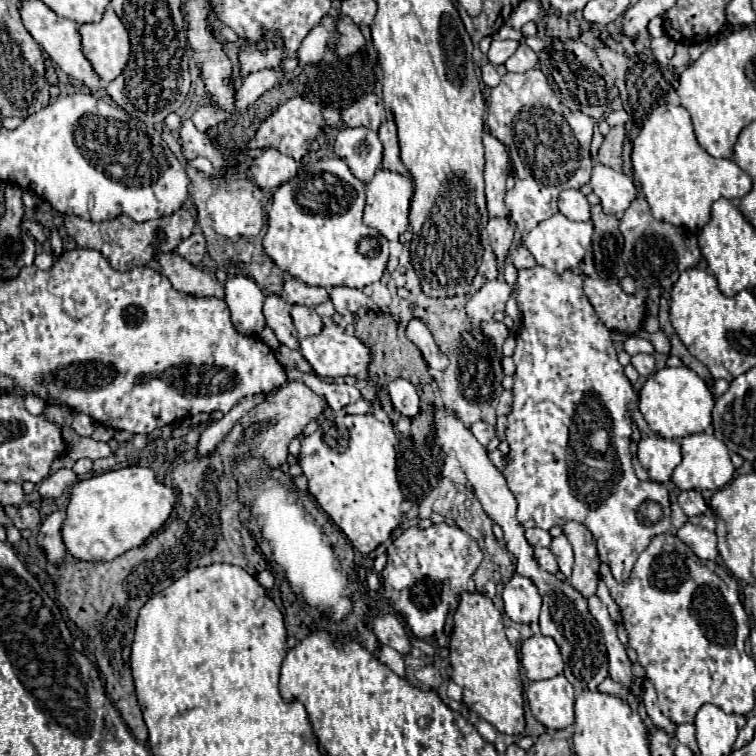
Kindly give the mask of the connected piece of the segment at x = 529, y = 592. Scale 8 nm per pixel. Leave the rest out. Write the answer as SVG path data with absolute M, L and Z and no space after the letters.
M514 575L504 585L502 597L504 597L504 611L512 621L524 623L536 629L542 599L538 595L536 585L528 577Z

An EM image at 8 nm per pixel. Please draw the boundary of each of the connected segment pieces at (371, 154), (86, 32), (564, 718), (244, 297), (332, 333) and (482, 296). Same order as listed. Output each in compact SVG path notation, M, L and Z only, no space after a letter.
M366 127L342 129L334 141L334 153L362 183L370 183L382 163L382 143L378 135Z
M108 7L98 23L80 25L78 33L82 37L82 53L100 81L110 83L118 77L130 55L130 39L114 9Z
M564 675L530 683L526 699L534 719L548 731L566 729L574 723L574 687Z
M234 277L226 281L226 305L232 313L232 323L242 335L260 335L266 321L262 315L264 293L250 277Z
M336 323L324 325L324 329L322 329L320 335L300 339L300 349L298 351L312 365L312 369L314 369L314 373L318 377L330 377L330 379L356 377L356 375L364 373L366 367L368 367L368 363L370 363L370 351L366 349L366 345L362 341L358 341L354 335L346 333Z
M502 277L482 285L482 289L466 305L466 313L468 313L470 321L484 323L484 321L490 321L496 311L504 311L510 291L512 291L512 287Z

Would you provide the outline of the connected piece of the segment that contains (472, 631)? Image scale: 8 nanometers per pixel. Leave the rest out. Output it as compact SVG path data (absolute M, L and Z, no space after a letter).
M464 591L458 599L458 607L454 613L454 629L450 635L450 665L452 665L452 681L462 687L462 701L472 711L478 713L480 719L492 723L500 733L506 735L522 735L524 731L524 699L522 699L522 679L520 679L520 663L514 645L506 639L506 627L502 623L502 613L494 607L492 599L474 591Z

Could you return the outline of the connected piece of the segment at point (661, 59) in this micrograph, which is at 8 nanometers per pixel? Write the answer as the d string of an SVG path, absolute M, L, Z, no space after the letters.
M664 34L662 37L653 38L651 41L651 51L661 66L669 64L670 55L674 51L674 41L667 39L667 36Z

